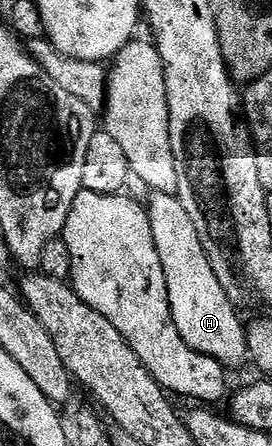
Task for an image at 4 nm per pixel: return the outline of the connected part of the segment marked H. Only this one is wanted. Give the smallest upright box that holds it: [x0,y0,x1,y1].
[145,191,249,369]

